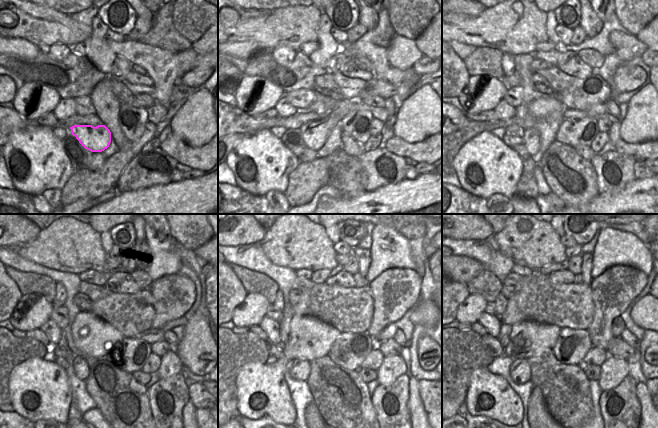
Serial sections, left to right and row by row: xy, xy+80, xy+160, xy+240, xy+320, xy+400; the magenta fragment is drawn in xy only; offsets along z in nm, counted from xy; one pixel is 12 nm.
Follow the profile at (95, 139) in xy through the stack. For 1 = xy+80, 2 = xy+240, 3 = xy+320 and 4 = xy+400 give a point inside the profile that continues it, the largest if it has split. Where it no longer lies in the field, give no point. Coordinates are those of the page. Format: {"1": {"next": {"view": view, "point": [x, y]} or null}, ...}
{"1": {"next": {"view": "xy+80", "point": [314, 133]}}, "2": {"next": {"view": "xy+240", "point": [80, 365]}}, "3": {"next": {"view": "xy+320", "point": [300, 369]}}, "4": {"next": {"view": "xy+400", "point": [520, 369]}}}

